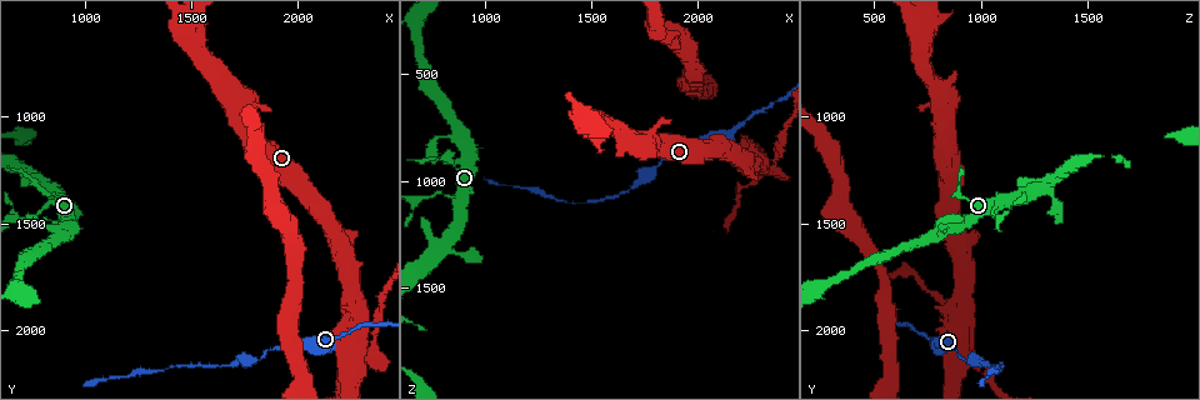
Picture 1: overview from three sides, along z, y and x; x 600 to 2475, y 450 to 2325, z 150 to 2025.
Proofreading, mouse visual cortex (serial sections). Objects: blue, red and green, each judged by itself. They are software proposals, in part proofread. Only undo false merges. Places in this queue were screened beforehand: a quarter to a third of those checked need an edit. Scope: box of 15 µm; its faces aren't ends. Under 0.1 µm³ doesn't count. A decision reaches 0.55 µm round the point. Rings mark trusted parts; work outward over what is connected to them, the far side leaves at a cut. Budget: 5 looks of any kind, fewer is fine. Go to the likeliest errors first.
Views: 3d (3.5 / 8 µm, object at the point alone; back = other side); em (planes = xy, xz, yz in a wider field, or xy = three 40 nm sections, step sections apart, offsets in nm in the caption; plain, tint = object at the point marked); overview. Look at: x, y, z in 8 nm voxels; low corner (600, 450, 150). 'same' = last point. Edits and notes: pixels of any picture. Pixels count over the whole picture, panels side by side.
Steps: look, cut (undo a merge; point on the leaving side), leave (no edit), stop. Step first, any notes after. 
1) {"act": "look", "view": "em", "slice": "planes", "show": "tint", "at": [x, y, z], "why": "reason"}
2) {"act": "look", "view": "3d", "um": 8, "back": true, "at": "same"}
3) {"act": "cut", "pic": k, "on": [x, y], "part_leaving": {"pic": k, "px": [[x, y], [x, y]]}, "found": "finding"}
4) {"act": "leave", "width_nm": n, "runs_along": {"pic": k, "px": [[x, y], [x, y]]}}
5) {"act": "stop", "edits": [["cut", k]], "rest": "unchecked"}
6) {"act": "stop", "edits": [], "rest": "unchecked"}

{"act": "look", "view": "3d", "um": 3.5, "back": true, "at": [2000, 2080, 800], "why": "sudden change in width"}

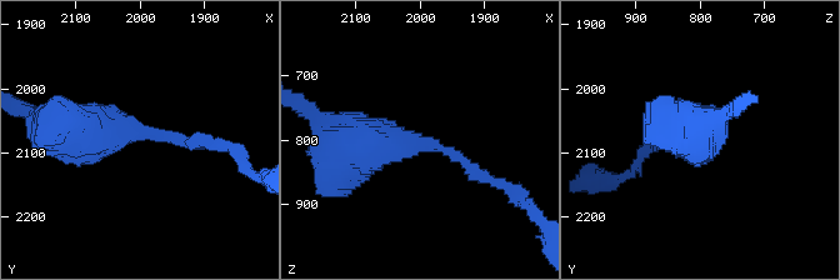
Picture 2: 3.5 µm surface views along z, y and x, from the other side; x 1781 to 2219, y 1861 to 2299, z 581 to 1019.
{"act": "look", "view": "em", "slice": "xy", "step": 3, "show": "tint", "at": [2010, 2065, 805], "arm_widths_nm": [150, 600]}

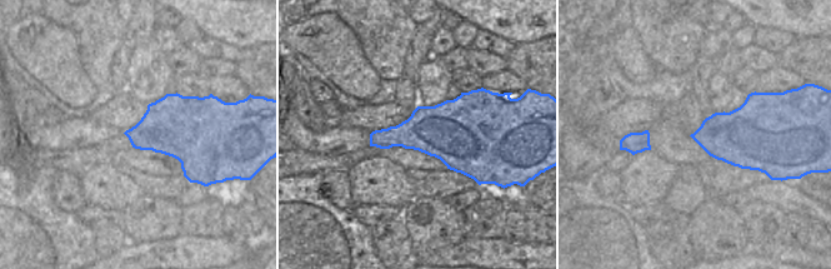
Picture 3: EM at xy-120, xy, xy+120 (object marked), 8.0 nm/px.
{"act": "leave", "runs_along": {"pic": 2, "px": [[58, 124], [208, 143]]}, "found": "all the same cell"}

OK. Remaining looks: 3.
{"act": "look", "view": "3d", "um": 3.5, "back": true, "at": [790, 1420, 1070], "why": "abrupt turn"}

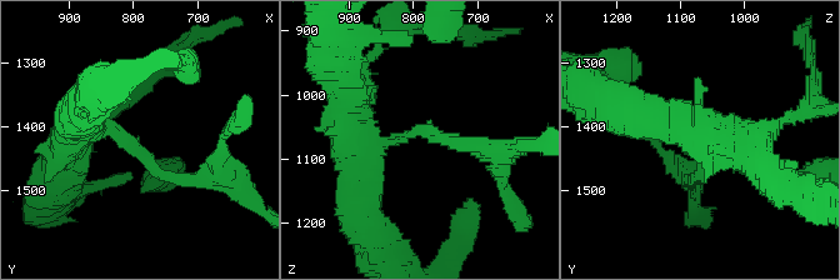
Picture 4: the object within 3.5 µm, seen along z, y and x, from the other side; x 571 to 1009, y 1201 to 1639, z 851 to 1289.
{"act": "look", "view": "em", "slice": "xy", "step": 3, "show": "tint", "at": [800, 1430, 1060], "why": "now the EM"}

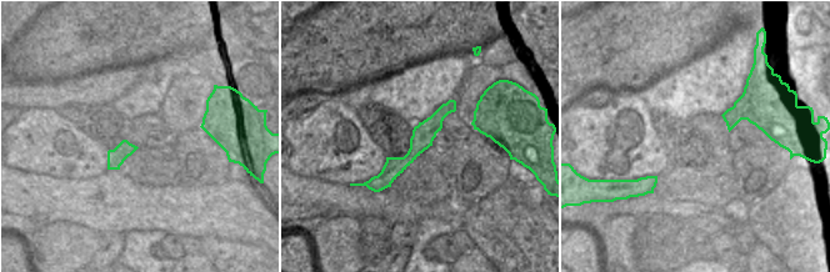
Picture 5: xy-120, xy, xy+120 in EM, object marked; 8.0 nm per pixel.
{"act": "cut", "pic": 4, "on": [141, 155], "found": "a second cell is stuck on"}

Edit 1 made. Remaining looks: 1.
{"act": "stop", "edits": [["cut", 4]], "rest": "unchecked"}

